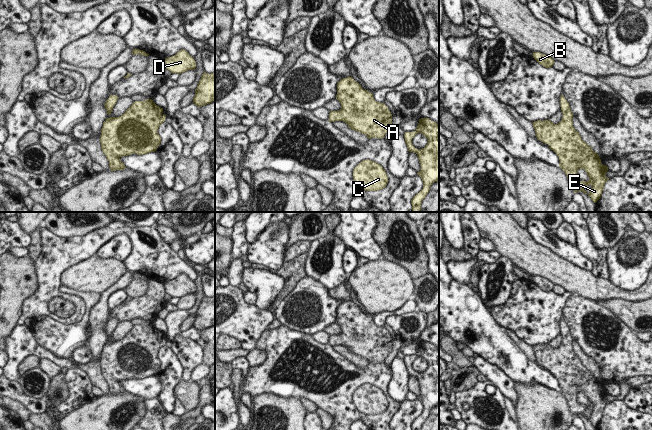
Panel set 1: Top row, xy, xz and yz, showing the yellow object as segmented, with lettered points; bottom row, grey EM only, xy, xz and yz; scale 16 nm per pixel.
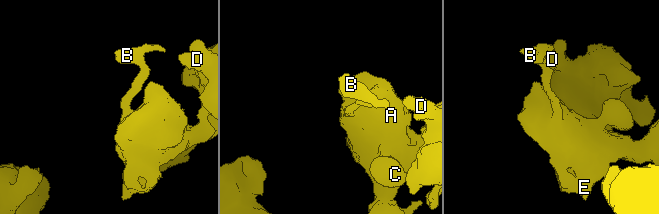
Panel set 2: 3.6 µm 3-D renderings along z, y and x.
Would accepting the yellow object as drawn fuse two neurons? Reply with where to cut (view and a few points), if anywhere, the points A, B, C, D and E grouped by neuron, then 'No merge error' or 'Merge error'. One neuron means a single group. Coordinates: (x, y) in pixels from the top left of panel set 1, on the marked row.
No split. Groups: A B C D E. No merge error.

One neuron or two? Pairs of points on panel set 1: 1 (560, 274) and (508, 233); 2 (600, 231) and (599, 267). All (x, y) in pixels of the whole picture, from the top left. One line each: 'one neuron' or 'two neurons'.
1: one neuron
2: two neurons

